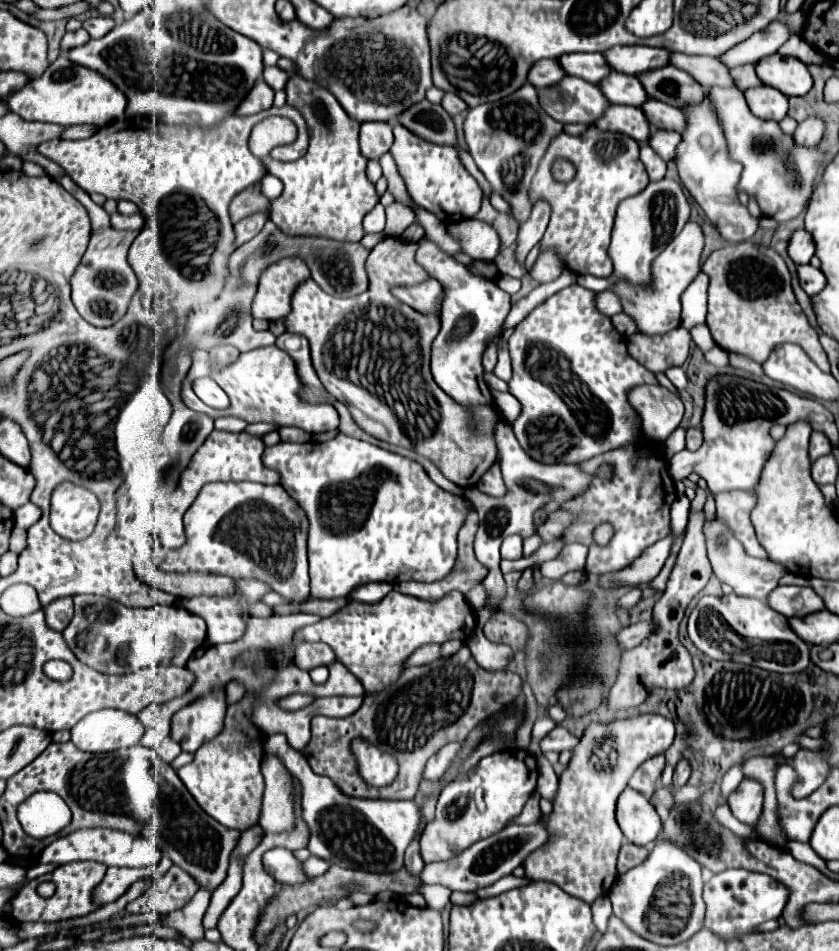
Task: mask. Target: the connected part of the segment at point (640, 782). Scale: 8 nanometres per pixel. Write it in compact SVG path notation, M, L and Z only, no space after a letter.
M658 754L656 758L650 758L648 762L644 762L636 774L630 780L630 788L642 792L642 794L652 794L658 788L658 780L662 776L664 770L664 754Z

